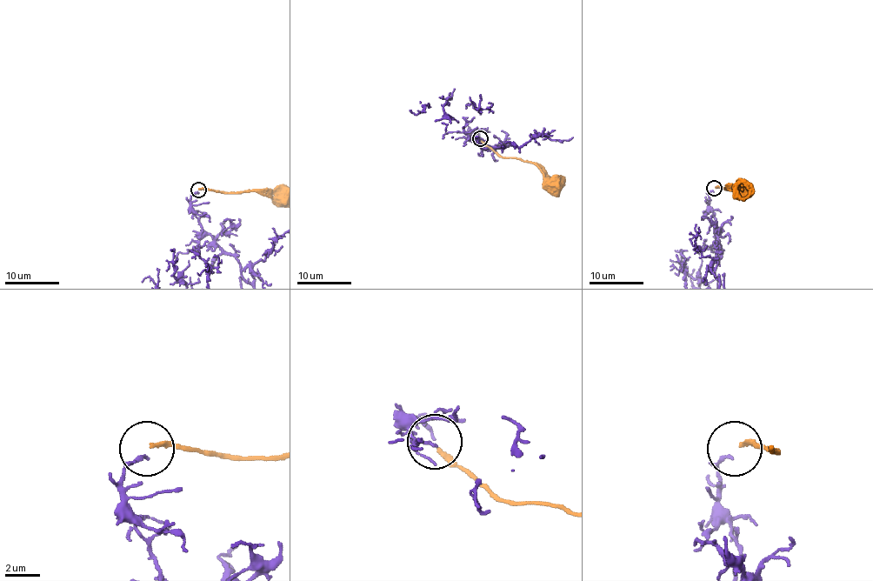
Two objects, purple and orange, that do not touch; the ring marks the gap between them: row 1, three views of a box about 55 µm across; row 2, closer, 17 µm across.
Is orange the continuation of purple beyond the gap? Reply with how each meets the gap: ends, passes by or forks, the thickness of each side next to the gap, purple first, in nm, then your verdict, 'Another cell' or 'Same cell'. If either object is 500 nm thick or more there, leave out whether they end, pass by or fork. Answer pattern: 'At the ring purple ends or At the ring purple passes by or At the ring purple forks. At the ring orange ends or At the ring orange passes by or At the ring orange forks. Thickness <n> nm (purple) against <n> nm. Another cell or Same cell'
At the ring purple ends. At the ring orange ends. Thickness 240 nm (purple) against 240 nm. Another cell

